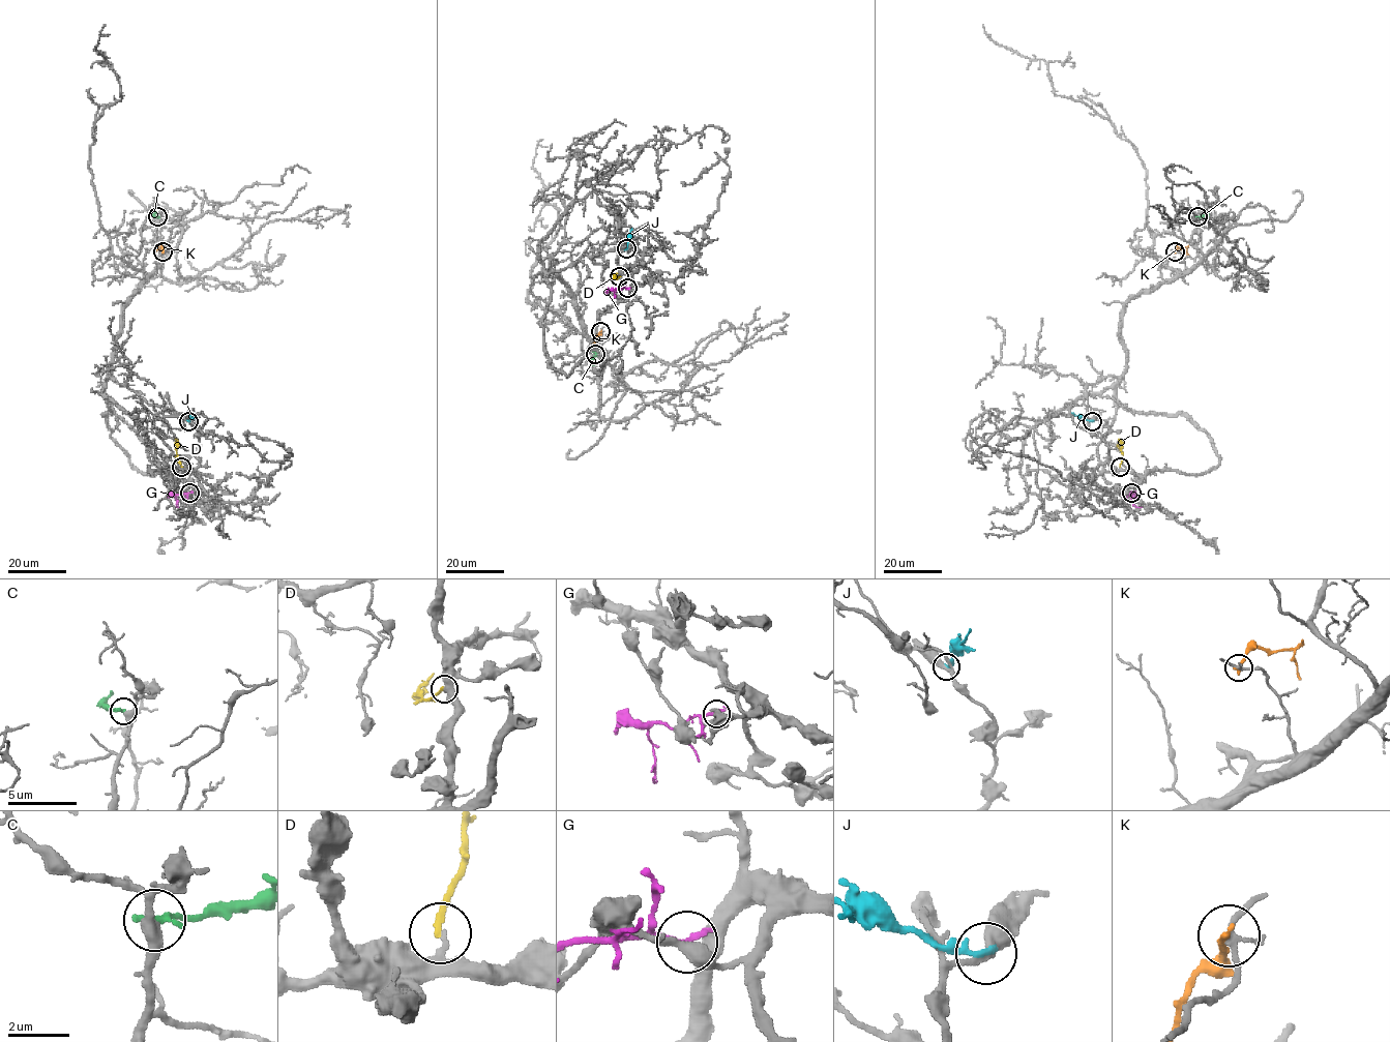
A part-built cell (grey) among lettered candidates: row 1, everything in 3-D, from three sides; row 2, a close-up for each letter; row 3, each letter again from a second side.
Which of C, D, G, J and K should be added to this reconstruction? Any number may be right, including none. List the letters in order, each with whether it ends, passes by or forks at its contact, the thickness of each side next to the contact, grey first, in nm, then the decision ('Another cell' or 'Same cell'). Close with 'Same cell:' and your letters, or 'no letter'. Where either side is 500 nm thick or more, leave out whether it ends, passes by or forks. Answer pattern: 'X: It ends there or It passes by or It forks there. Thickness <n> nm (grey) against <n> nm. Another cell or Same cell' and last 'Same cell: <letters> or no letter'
C: It ends there. Thickness 400 nm (grey) against 260 nm. Another cell
D: It ends there. Thickness 200 nm (grey) against 200 nm. Another cell
G: It ends there. Thickness 380 nm (grey) against 280 nm. Another cell
J: It ends there. Thickness 280 nm (grey) against 220 nm. Another cell
K: It ends there. Thickness 200 nm (grey) against 280 nm. Another cell
Same cell: no letter

